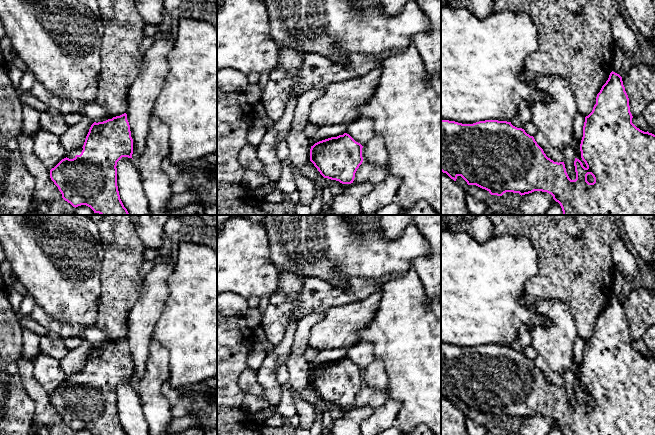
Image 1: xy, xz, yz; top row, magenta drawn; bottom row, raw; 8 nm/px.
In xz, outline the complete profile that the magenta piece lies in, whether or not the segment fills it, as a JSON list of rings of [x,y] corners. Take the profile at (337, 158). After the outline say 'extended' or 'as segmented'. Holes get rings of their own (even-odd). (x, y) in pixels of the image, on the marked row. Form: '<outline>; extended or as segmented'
[[[344,133],[315,143],[310,149],[310,161],[324,178],[351,184],[363,162],[363,146]]]; as segmented

